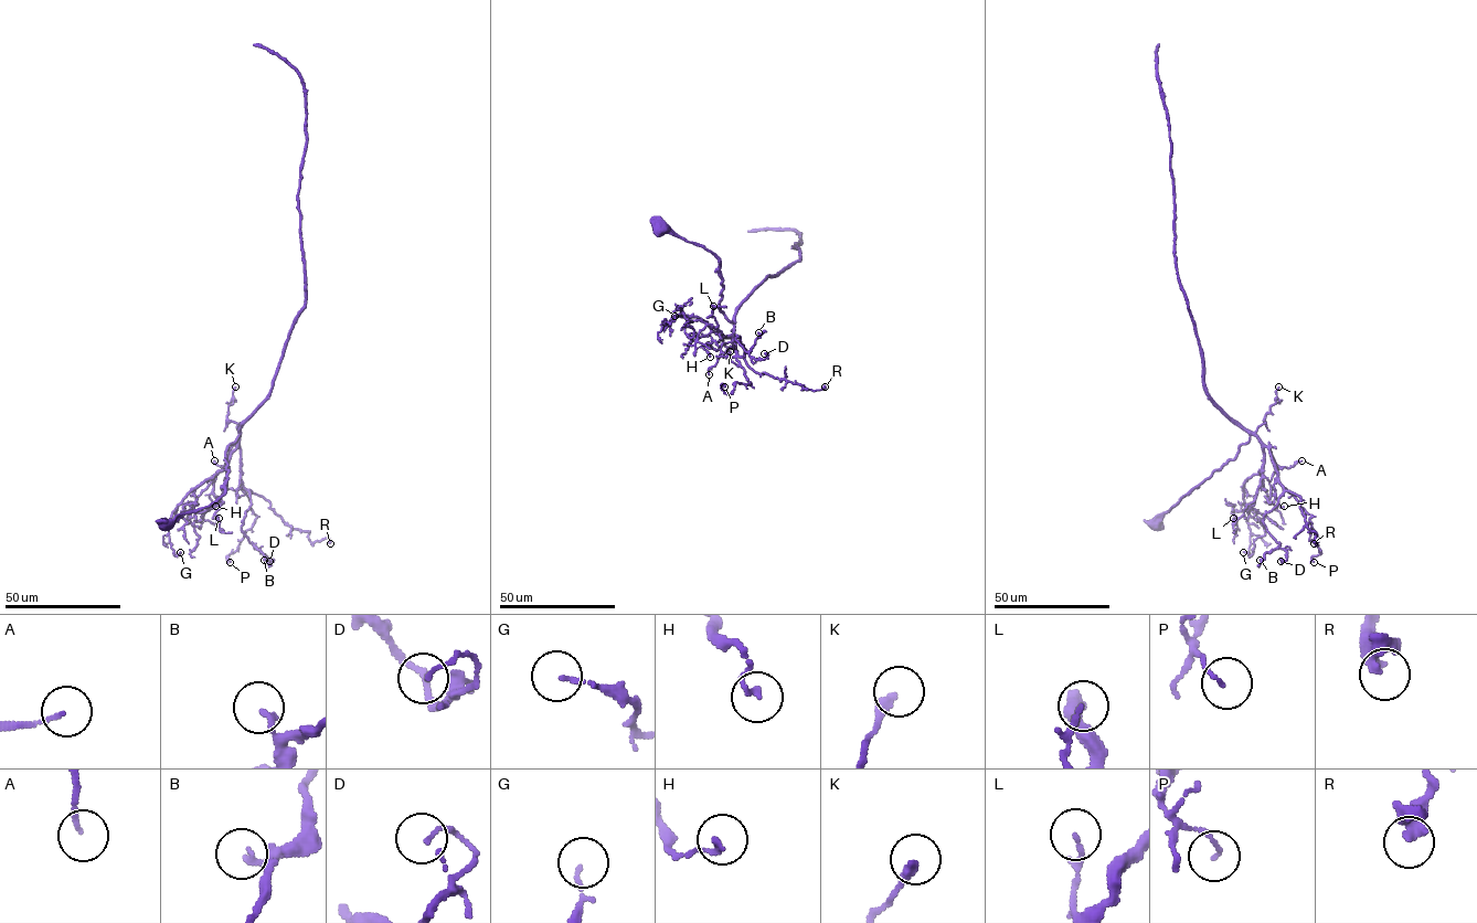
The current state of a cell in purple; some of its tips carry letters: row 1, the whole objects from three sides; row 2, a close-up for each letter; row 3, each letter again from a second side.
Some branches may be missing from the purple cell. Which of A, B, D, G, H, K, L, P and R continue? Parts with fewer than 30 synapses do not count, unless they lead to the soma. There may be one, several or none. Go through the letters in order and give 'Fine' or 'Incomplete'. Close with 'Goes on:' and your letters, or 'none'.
A: Fine
B: Fine
D: Fine
G: Fine
H: Fine
K: Fine
L: Fine
P: Fine
R: Fine
Goes on: none

